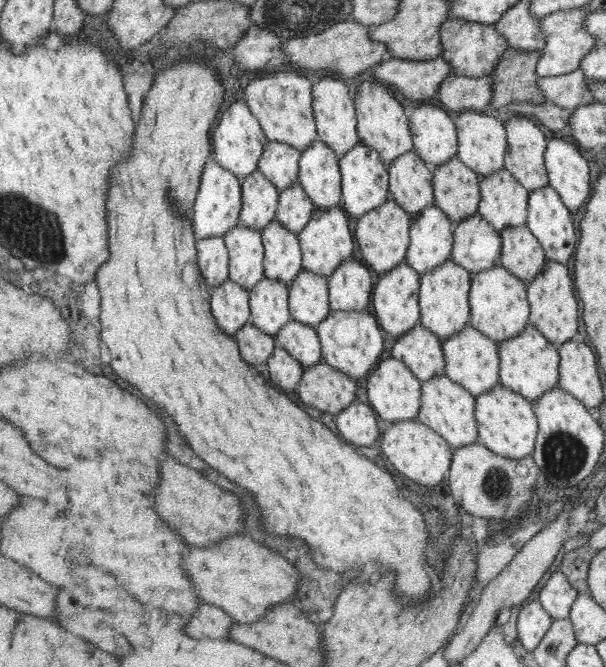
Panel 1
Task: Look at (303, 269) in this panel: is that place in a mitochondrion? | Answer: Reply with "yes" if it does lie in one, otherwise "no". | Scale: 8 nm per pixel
no

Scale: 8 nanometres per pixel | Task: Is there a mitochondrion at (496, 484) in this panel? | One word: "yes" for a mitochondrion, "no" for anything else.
yes

